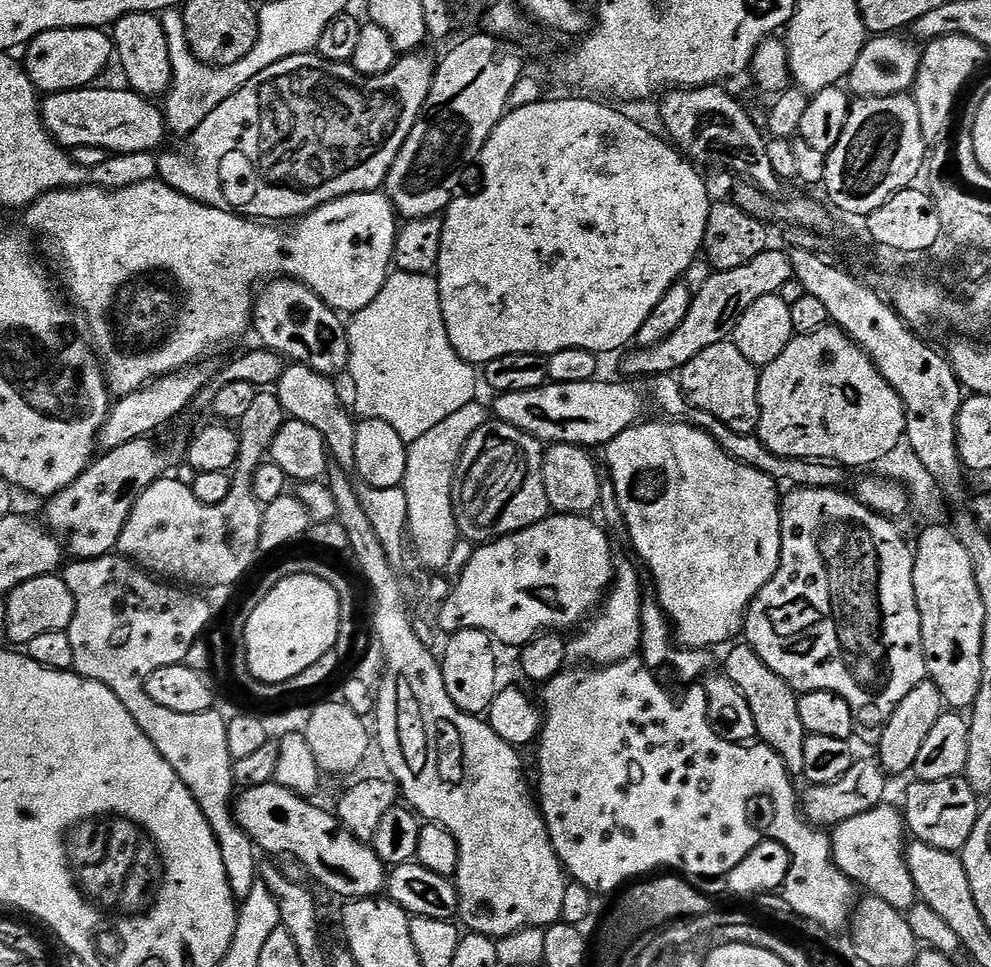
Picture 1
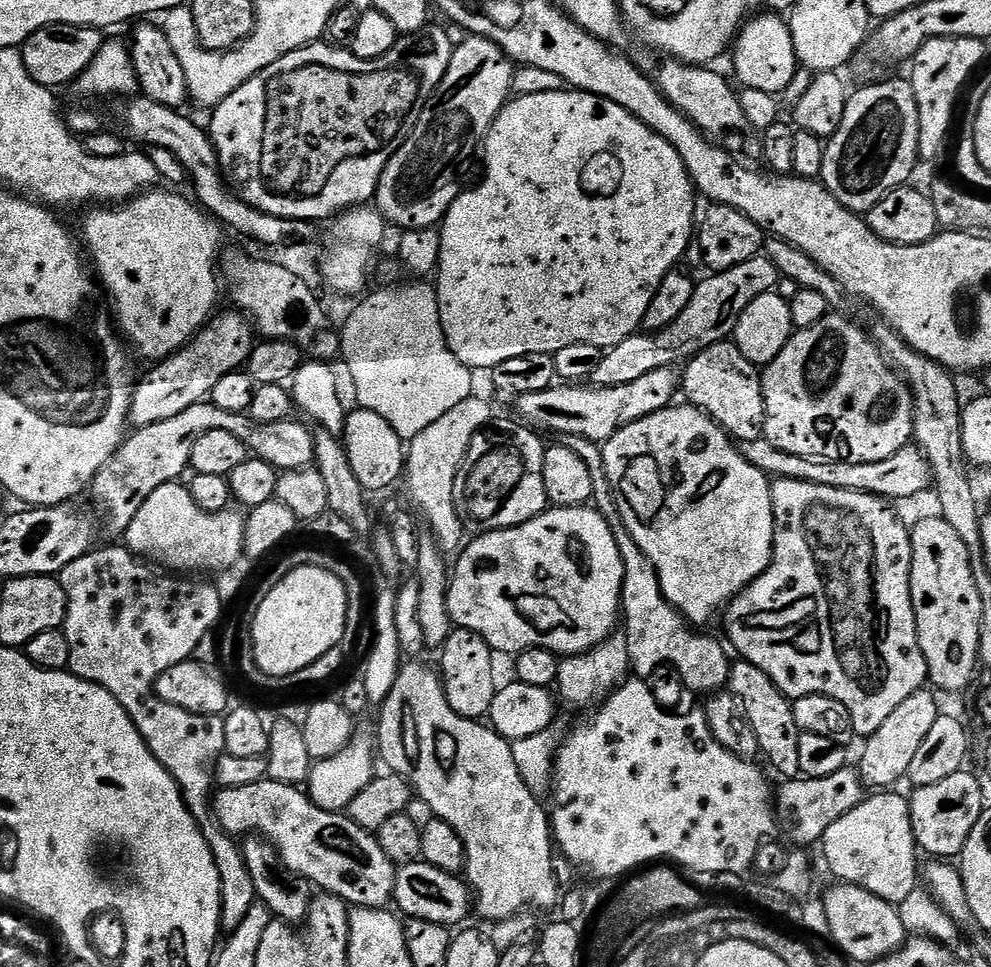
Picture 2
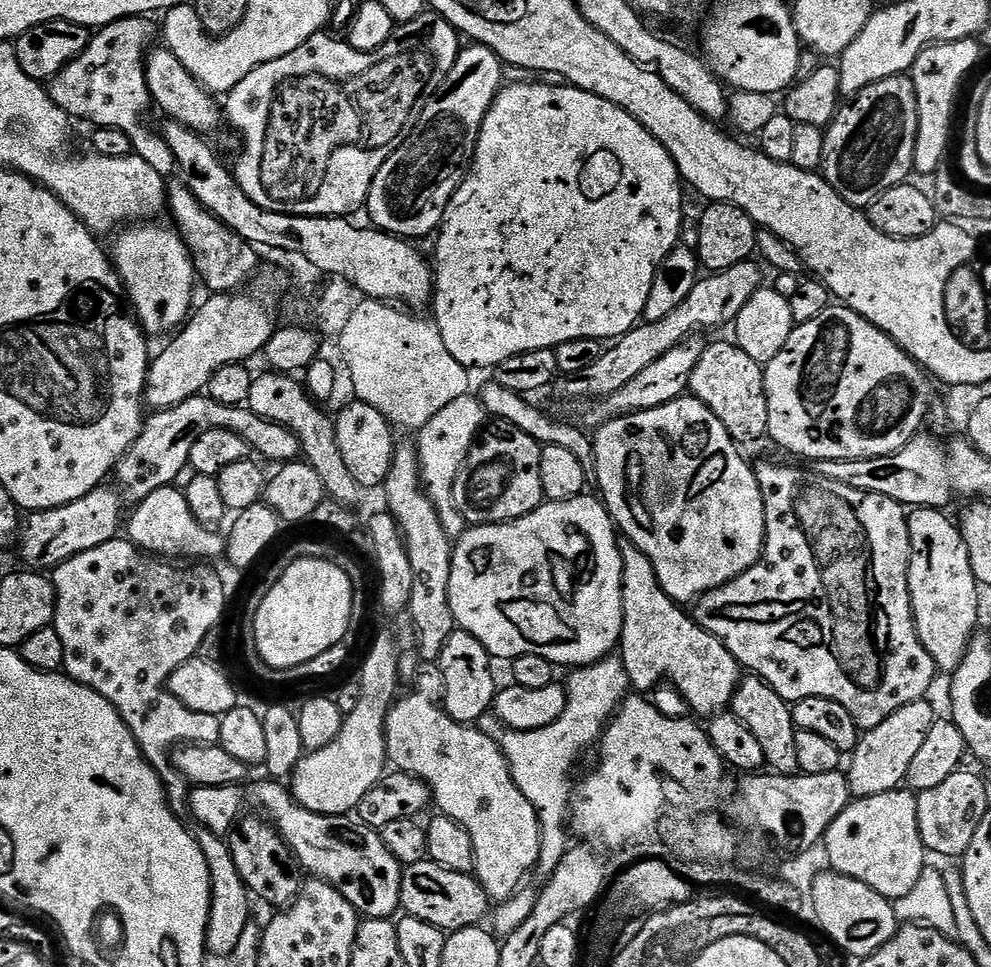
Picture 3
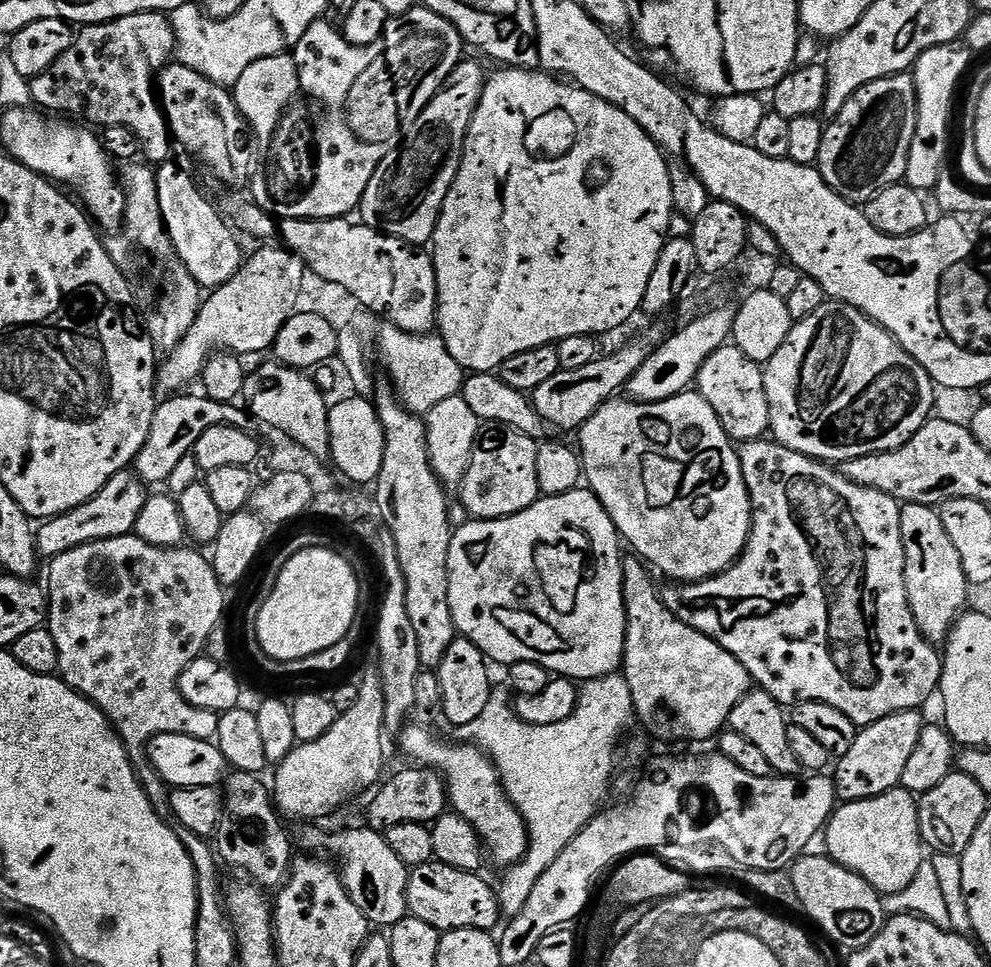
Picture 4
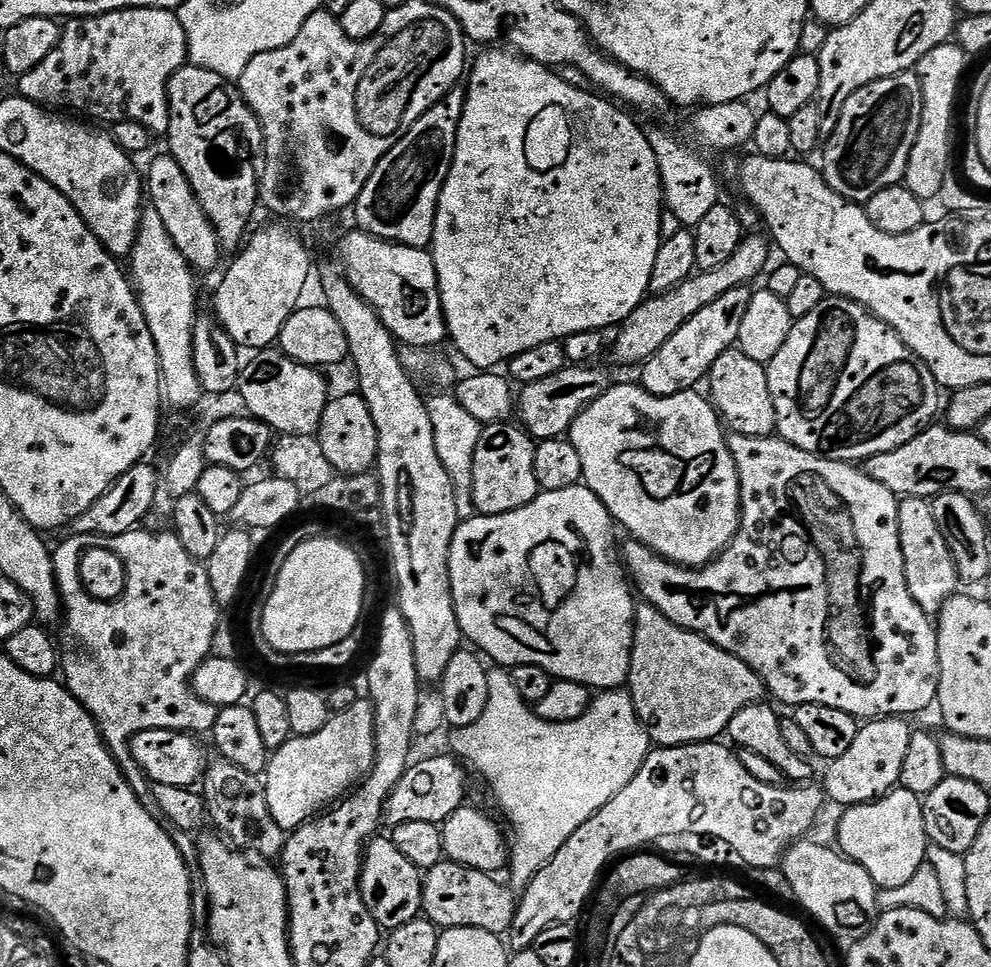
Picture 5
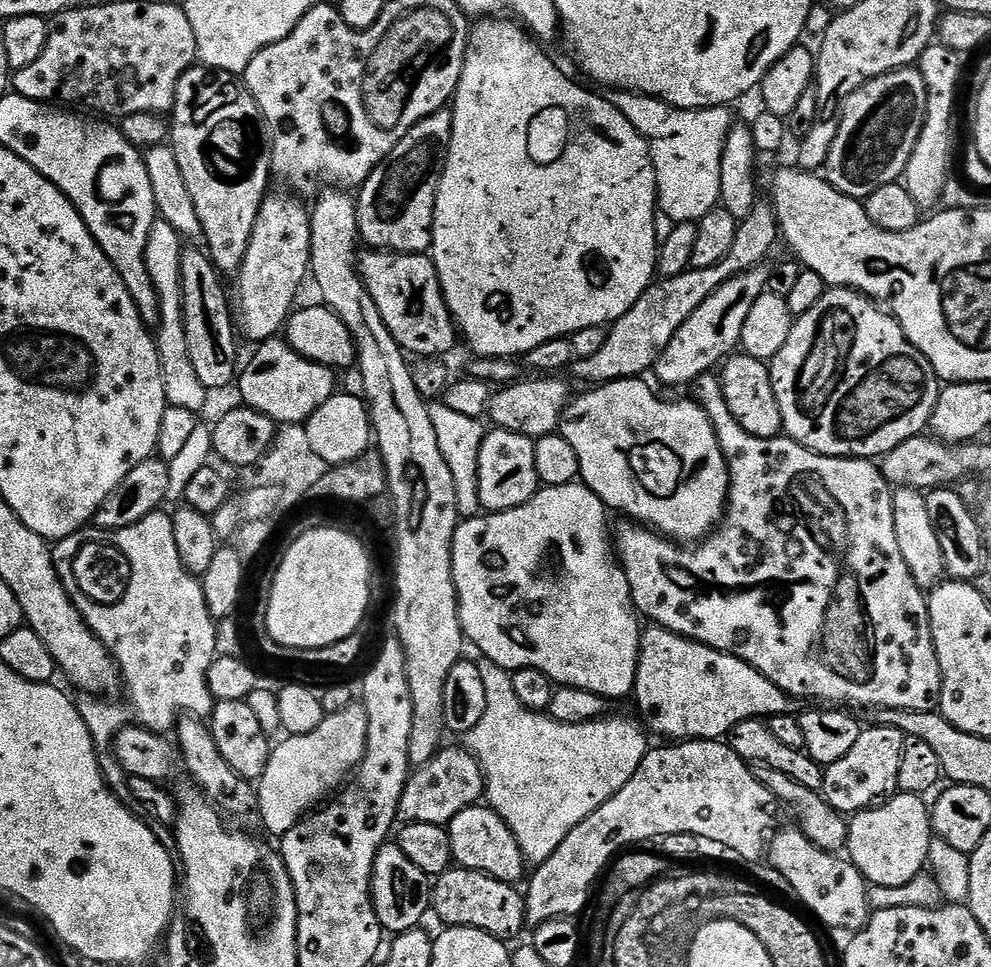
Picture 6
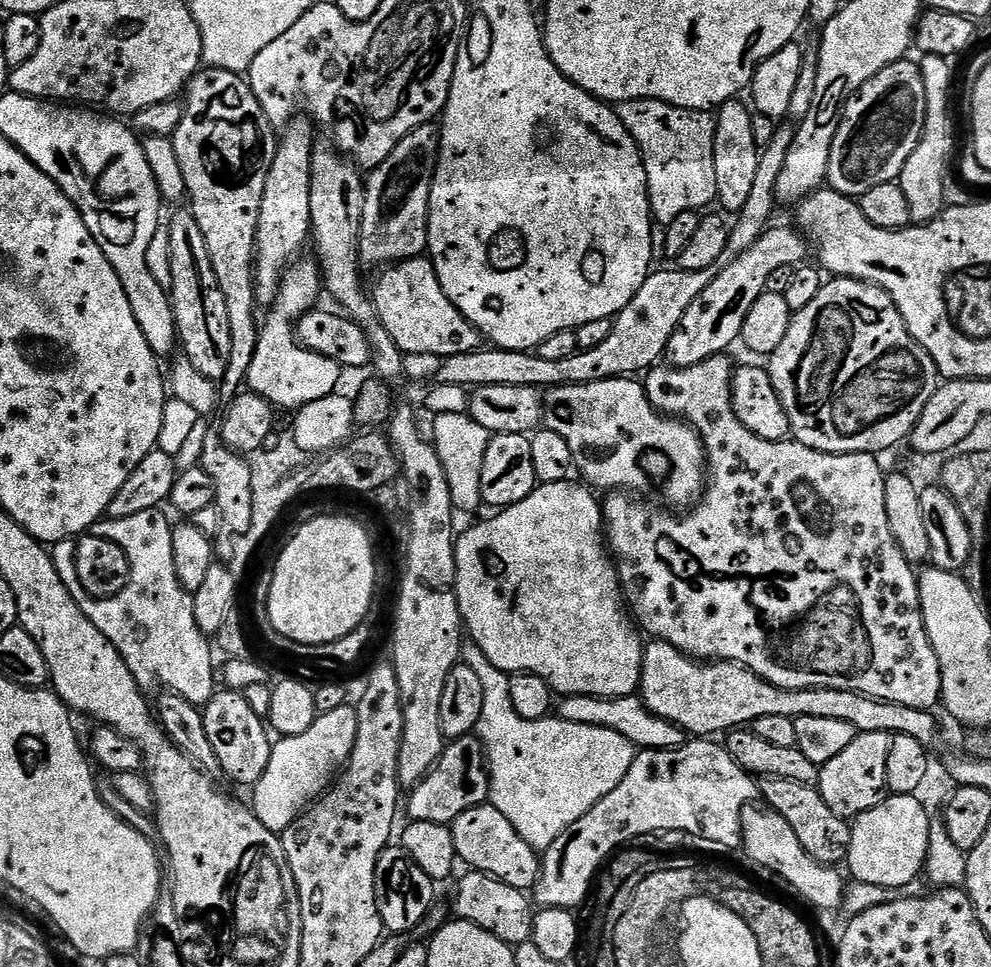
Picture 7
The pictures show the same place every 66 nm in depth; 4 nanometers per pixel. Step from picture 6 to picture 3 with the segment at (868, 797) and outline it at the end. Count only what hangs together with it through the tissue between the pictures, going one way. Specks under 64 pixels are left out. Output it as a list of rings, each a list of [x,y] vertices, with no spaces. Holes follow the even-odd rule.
[[[927,699],[915,700],[912,704],[902,706],[882,726],[867,729],[856,743],[856,749],[850,754],[852,760],[846,764],[848,791],[853,797],[877,796],[887,792],[895,792],[907,781],[910,762],[914,762],[922,742],[926,742],[926,734],[930,734],[930,726],[938,719],[938,712],[928,705]]]

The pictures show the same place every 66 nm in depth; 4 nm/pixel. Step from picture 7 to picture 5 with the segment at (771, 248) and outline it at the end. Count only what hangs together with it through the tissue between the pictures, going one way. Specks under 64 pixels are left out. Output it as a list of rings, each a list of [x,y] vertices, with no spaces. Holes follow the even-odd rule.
[[[748,286],[726,290],[722,298],[710,302],[710,306],[702,306],[694,318],[687,320],[649,360],[644,361],[642,387],[655,396],[673,396],[695,389],[696,383],[707,377],[709,368],[718,362],[720,355],[736,344],[742,317],[746,315],[746,306],[750,306],[752,294],[753,289]]]

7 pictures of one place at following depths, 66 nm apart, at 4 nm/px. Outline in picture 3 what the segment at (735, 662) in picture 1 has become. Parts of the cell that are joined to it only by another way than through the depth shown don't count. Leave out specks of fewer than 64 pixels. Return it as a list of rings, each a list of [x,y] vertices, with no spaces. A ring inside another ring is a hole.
[[[748,674],[740,681],[739,688],[732,695],[730,710],[754,734],[758,746],[762,746],[764,763],[777,776],[794,776],[800,772],[798,753],[794,738],[798,731],[789,701],[786,701],[772,689],[767,682],[755,674]]]

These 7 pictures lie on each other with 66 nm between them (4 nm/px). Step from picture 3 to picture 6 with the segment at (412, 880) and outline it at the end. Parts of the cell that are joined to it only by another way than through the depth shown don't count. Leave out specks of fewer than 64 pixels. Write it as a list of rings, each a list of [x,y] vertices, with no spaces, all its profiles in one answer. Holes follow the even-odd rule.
[[[453,866],[441,876],[435,877],[431,911],[434,916],[436,912],[441,925],[477,928],[505,942],[512,942],[526,928],[528,919],[526,896],[517,885],[498,882],[498,878],[490,878],[484,872],[459,866]]]

